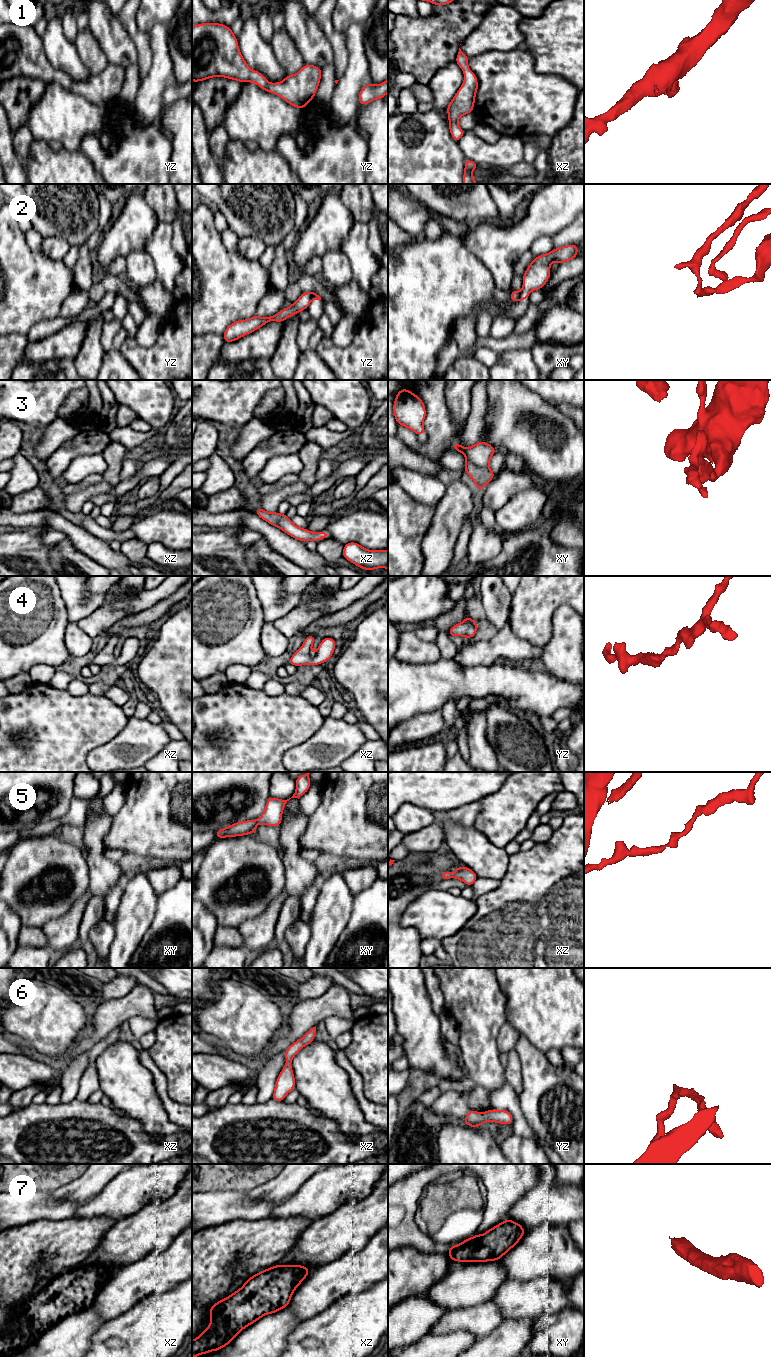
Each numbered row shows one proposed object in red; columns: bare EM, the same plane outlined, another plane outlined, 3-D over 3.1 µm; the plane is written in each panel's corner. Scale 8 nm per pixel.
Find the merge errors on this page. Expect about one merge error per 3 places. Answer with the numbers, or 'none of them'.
2

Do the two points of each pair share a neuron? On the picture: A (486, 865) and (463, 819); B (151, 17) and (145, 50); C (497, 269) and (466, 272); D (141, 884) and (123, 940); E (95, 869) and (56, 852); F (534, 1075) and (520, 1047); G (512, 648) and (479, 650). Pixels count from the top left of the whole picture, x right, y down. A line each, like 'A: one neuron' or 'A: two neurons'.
A: two neurons
B: two neurons
C: two neurons
D: one neuron
E: two neurons
F: one neuron
G: one neuron

